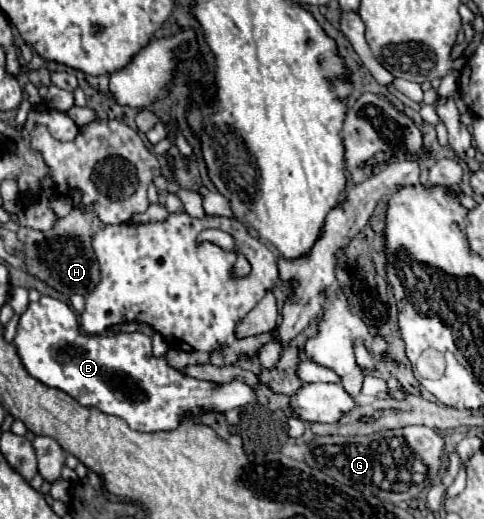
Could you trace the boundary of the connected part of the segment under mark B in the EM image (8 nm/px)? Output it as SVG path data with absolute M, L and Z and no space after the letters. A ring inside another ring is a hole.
M50 296L30 302L28 310L20 316L16 348L30 376L46 386L64 390L82 406L94 406L124 418L138 432L174 430L188 412L226 412L258 398L258 390L246 382L216 384L182 374L164 356L152 354L152 338L142 332L120 332L114 336L80 334L76 312L66 302Z

